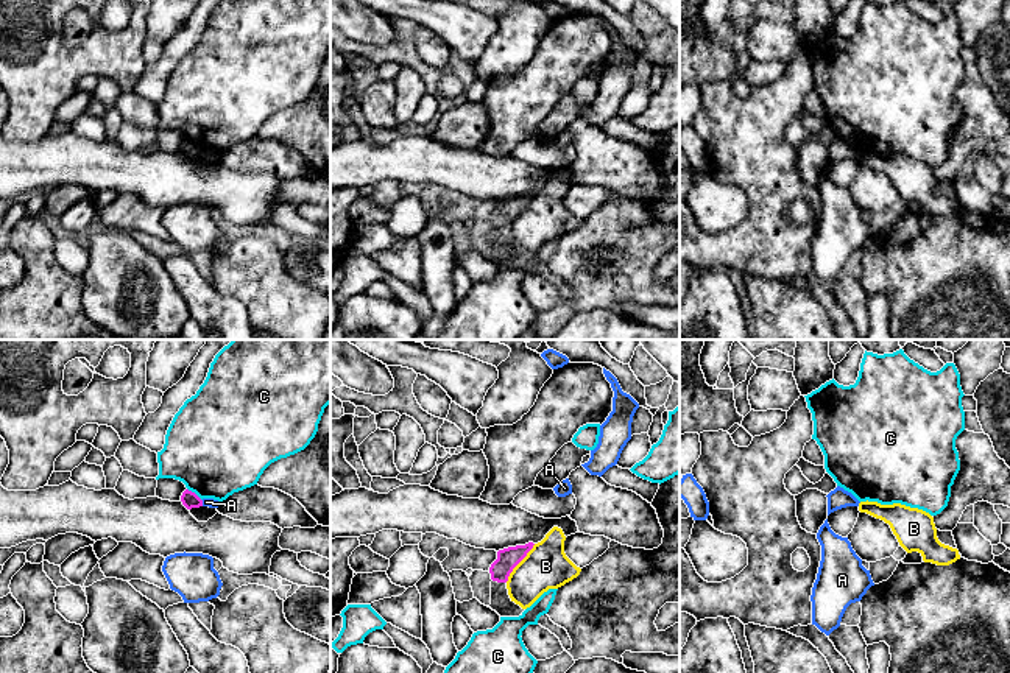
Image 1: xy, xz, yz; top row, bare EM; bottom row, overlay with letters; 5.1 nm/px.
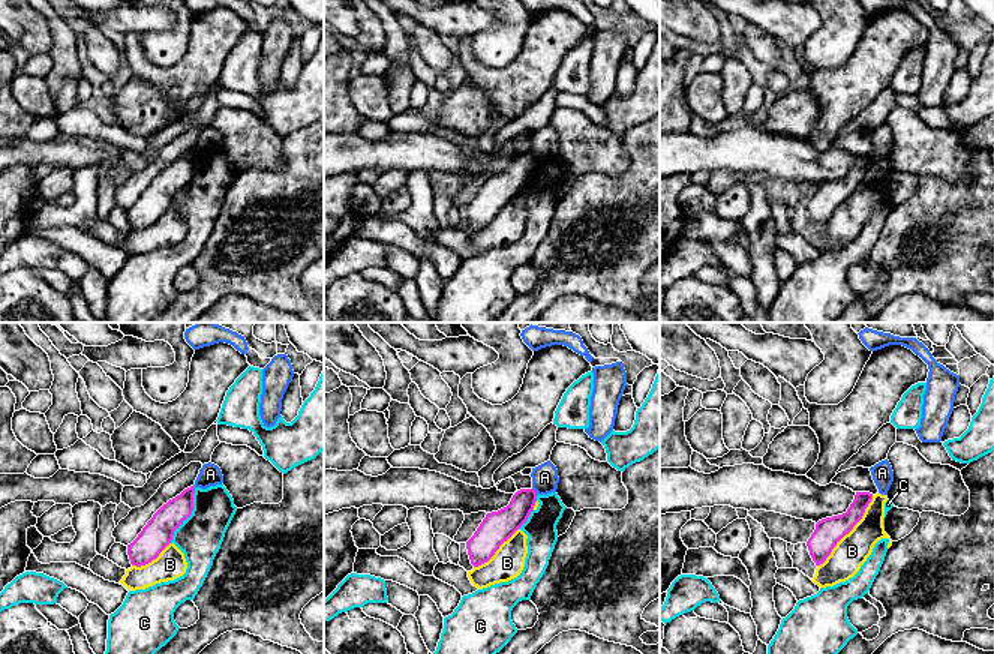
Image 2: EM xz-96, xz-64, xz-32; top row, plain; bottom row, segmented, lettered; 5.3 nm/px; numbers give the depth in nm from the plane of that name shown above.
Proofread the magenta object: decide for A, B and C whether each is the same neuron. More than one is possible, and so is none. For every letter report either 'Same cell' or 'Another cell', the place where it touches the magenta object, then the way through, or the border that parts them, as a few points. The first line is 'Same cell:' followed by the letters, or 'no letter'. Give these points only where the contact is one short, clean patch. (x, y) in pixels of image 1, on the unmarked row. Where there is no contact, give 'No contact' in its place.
Same cell: no letter
A: Another cell. Touches magenta at xy (201, 155)
B: Another cell. Touches magenta at xz (519, 212)
C: Another cell. Touches magenta at xy (195, 145)

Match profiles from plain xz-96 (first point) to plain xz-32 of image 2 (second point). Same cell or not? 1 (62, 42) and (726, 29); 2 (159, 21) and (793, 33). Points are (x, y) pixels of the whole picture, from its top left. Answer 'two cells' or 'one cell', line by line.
1: one cell
2: one cell

